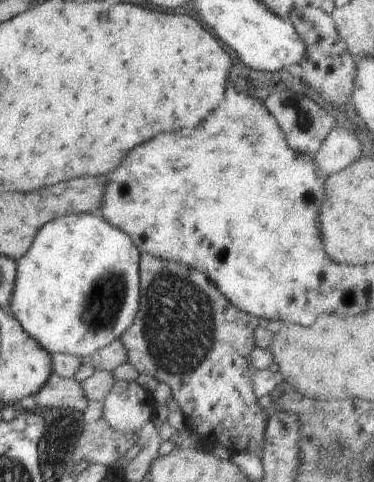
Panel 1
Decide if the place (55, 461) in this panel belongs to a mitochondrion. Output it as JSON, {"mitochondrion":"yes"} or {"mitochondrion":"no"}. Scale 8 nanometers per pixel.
{"mitochondrion":"no"}

